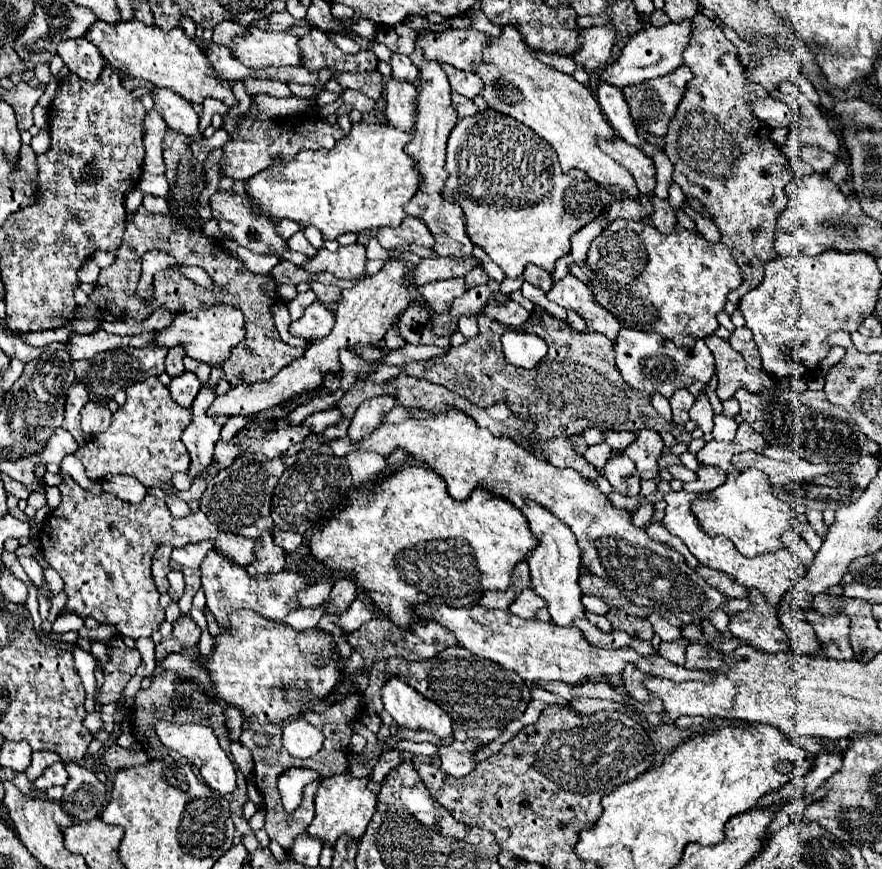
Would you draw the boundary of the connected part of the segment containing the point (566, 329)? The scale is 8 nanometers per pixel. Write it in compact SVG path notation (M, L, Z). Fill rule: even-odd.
M546 314L544 328L526 322L520 330L546 336L548 354L532 370L524 370L504 358L500 338L506 332L506 326L496 324L496 320L490 320L488 316L478 316L478 326L478 336L468 338L462 346L452 346L444 356L406 362L402 374L442 384L478 408L508 402L516 414L534 418L536 434L540 438L568 438L582 434L586 428L614 432L652 428L656 432L670 432L680 444L692 442L692 436L684 426L664 420L654 410L650 394L634 390L624 382L614 362L614 342L606 336L588 332L580 334L552 314Z

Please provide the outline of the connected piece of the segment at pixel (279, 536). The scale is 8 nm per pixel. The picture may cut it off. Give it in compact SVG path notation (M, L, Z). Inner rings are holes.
M274 530L274 540L276 540L276 544L278 546L282 546L282 548L286 548L286 552L294 552L300 544L302 544L302 540L304 540L304 536L302 534L296 534L296 532L284 532L284 530Z

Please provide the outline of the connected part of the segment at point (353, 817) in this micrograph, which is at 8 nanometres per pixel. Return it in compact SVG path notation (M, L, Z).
M346 770L338 776L326 778L322 782L322 786L318 788L316 814L306 832L310 836L318 836L320 840L328 840L330 844L334 844L342 834L356 836L356 840L360 840L362 834L366 832L366 826L368 826L372 814L376 812L376 804L378 804L378 796L368 788L368 782L370 782L370 778L356 778L356 776L352 776L350 770Z

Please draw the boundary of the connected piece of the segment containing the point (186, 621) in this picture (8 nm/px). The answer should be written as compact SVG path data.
M180 616L174 622L174 630L168 638L164 638L160 644L156 644L156 662L162 664L168 654L174 650L184 650L184 648L194 648L200 638L200 628L192 618Z

